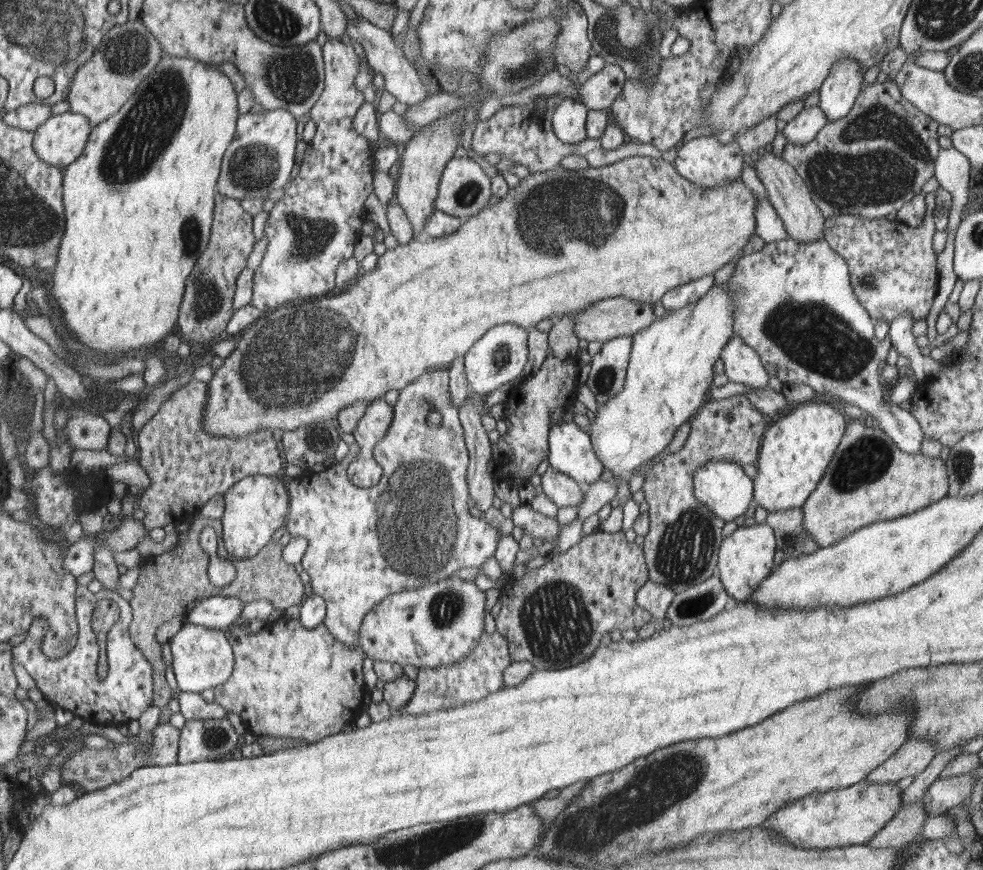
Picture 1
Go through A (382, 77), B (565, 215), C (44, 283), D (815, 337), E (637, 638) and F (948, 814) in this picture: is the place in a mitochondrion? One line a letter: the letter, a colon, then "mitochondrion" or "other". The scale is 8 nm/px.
A: other
B: mitochondrion
C: other
D: mitochondrion
E: other
F: other

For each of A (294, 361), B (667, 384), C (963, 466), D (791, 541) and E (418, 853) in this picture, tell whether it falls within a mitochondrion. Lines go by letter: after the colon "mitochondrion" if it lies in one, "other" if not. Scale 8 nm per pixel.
A: mitochondrion
B: other
C: mitochondrion
D: mitochondrion
E: mitochondrion

